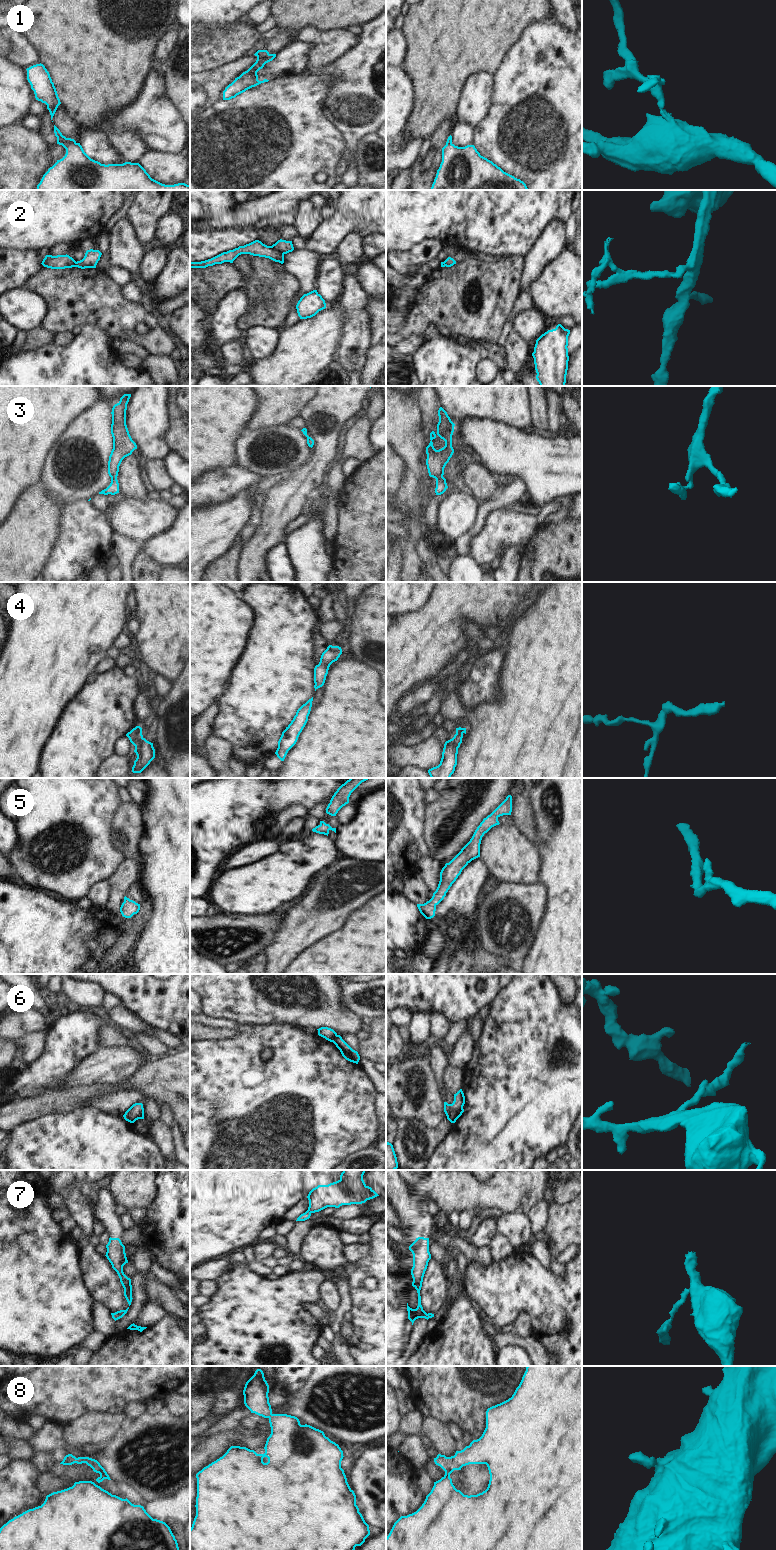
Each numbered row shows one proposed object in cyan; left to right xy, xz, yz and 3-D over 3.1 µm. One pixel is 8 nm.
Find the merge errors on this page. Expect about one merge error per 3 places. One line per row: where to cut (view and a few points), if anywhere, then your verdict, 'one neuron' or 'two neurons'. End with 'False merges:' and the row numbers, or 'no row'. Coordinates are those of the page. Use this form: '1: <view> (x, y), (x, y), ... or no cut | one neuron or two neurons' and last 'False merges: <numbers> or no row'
1: no cut | one neuron
2: xz (271, 246), (283, 255) | two neurons
3: no cut | one neuron
4: no cut | one neuron
5: no cut | one neuron
6: yz (462, 1107), (451, 1110), (446, 1115) | two neurons
7: no cut | one neuron
8: no cut | one neuron
False merges: 2, 6

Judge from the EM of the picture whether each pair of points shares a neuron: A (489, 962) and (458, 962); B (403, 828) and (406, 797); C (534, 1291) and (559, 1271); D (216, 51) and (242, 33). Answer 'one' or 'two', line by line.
A: one
B: one
C: two
D: one

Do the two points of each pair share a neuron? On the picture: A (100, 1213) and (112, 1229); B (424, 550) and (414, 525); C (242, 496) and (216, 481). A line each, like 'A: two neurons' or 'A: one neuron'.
A: one neuron
B: two neurons
C: two neurons

